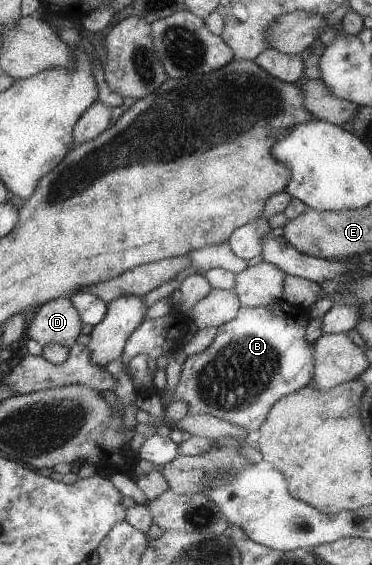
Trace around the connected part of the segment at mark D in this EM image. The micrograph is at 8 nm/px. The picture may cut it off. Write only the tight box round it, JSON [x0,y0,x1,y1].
[25,298,84,348]

